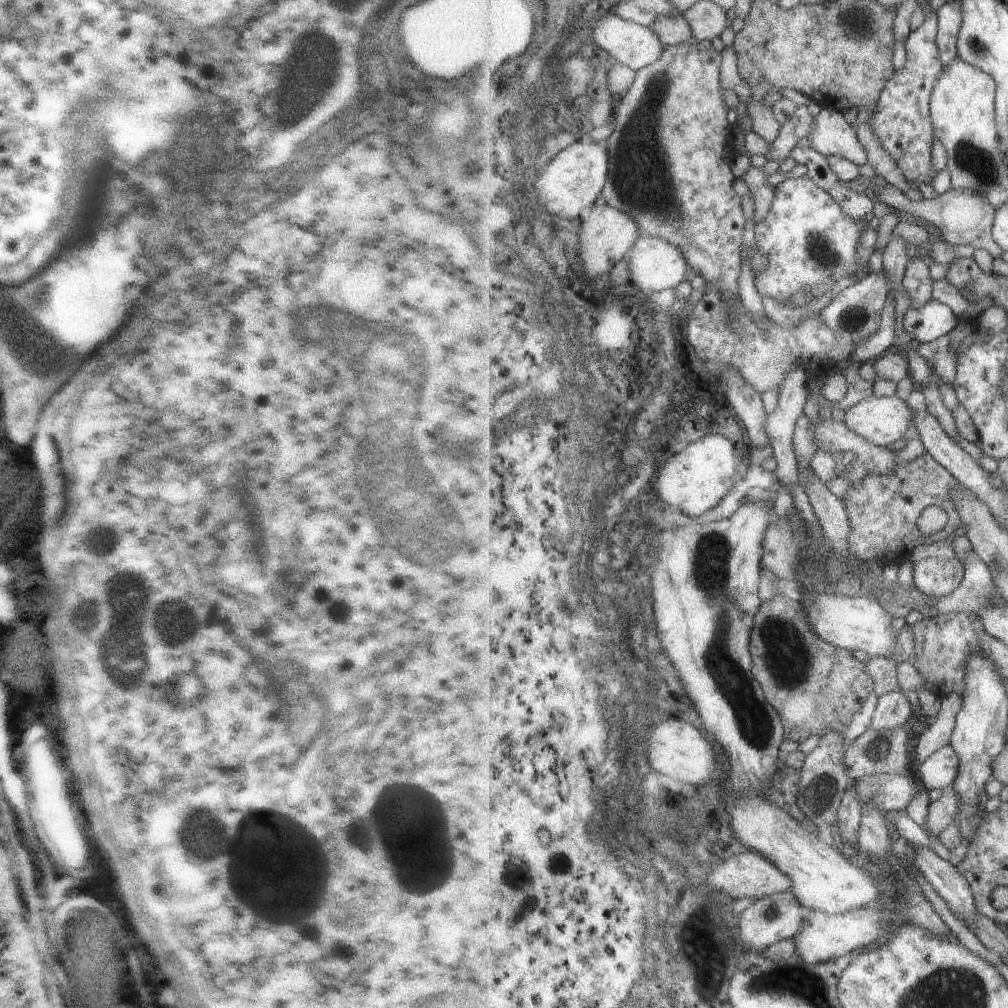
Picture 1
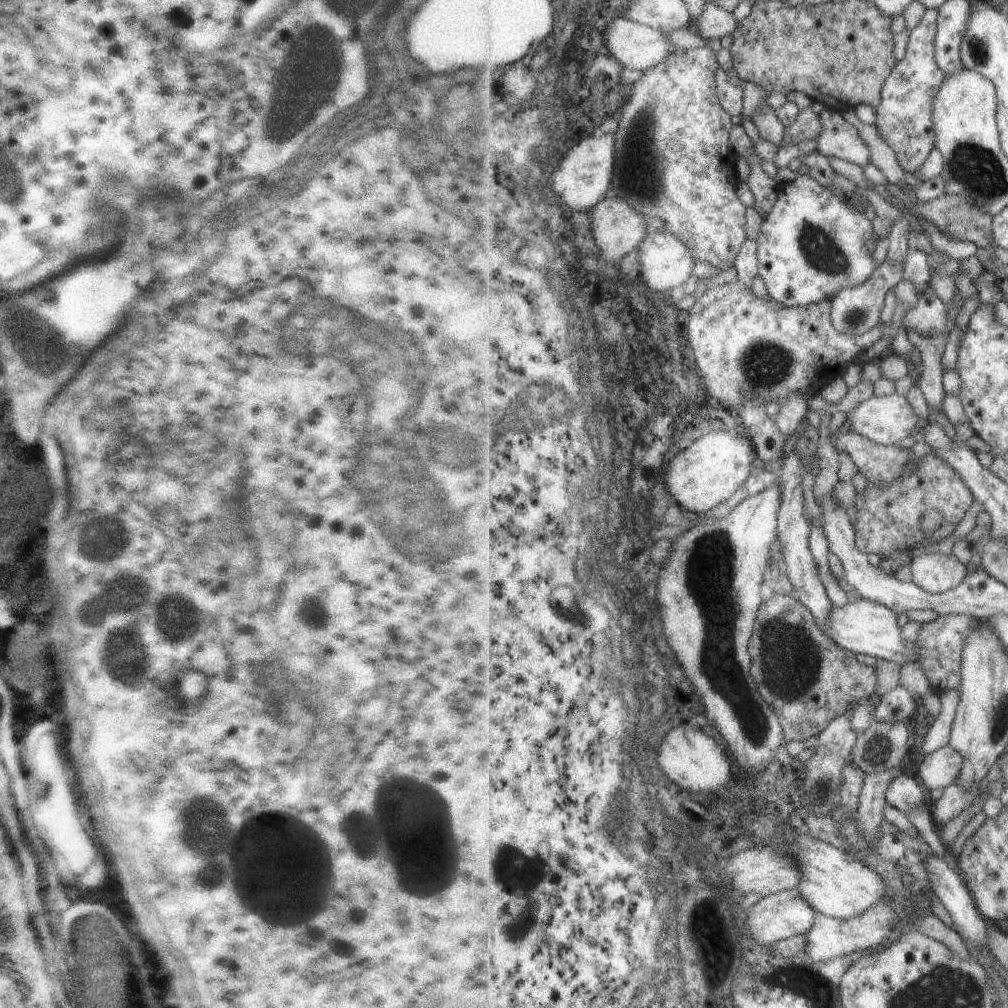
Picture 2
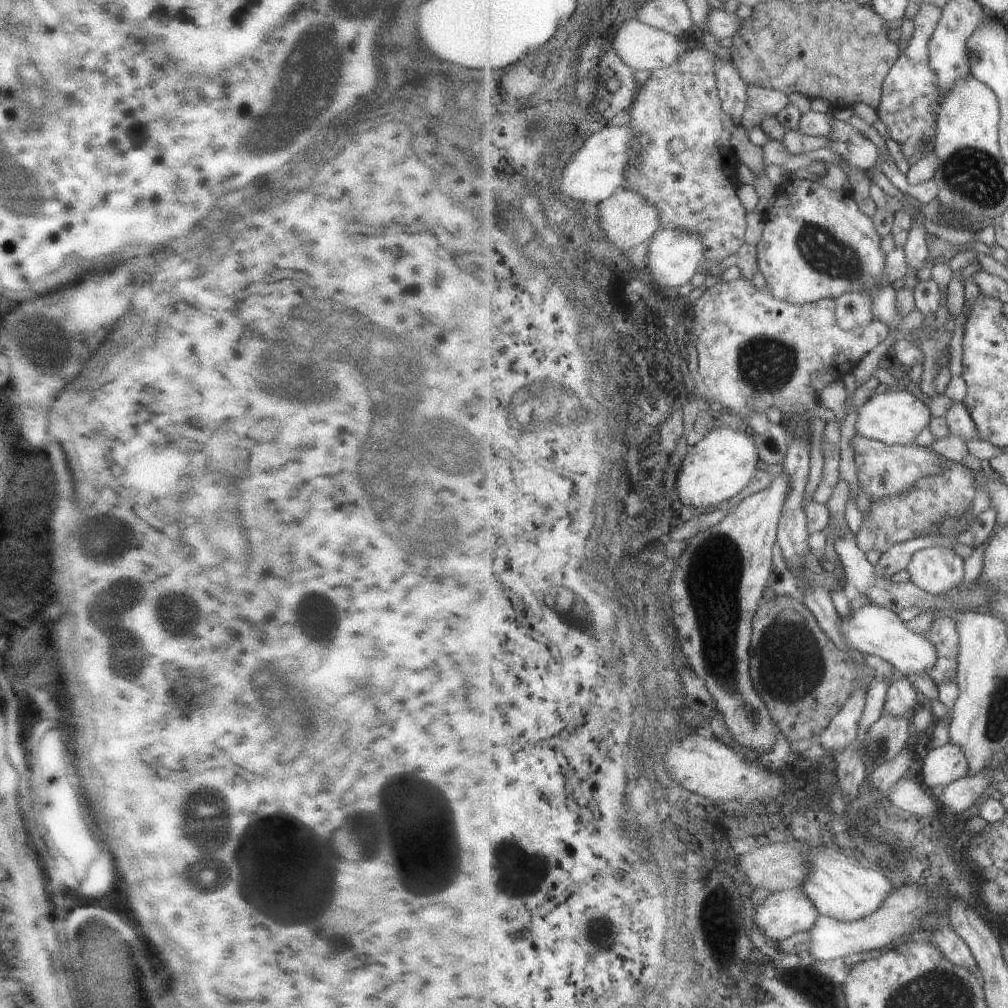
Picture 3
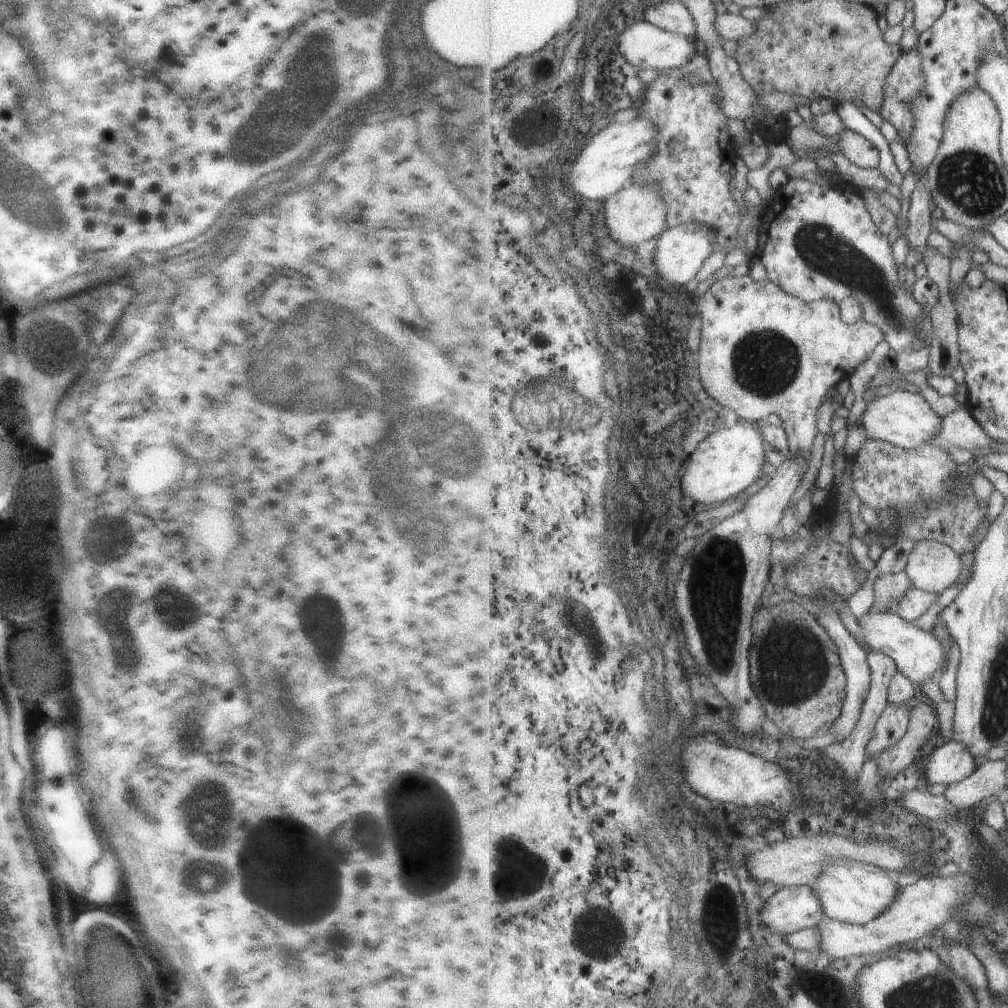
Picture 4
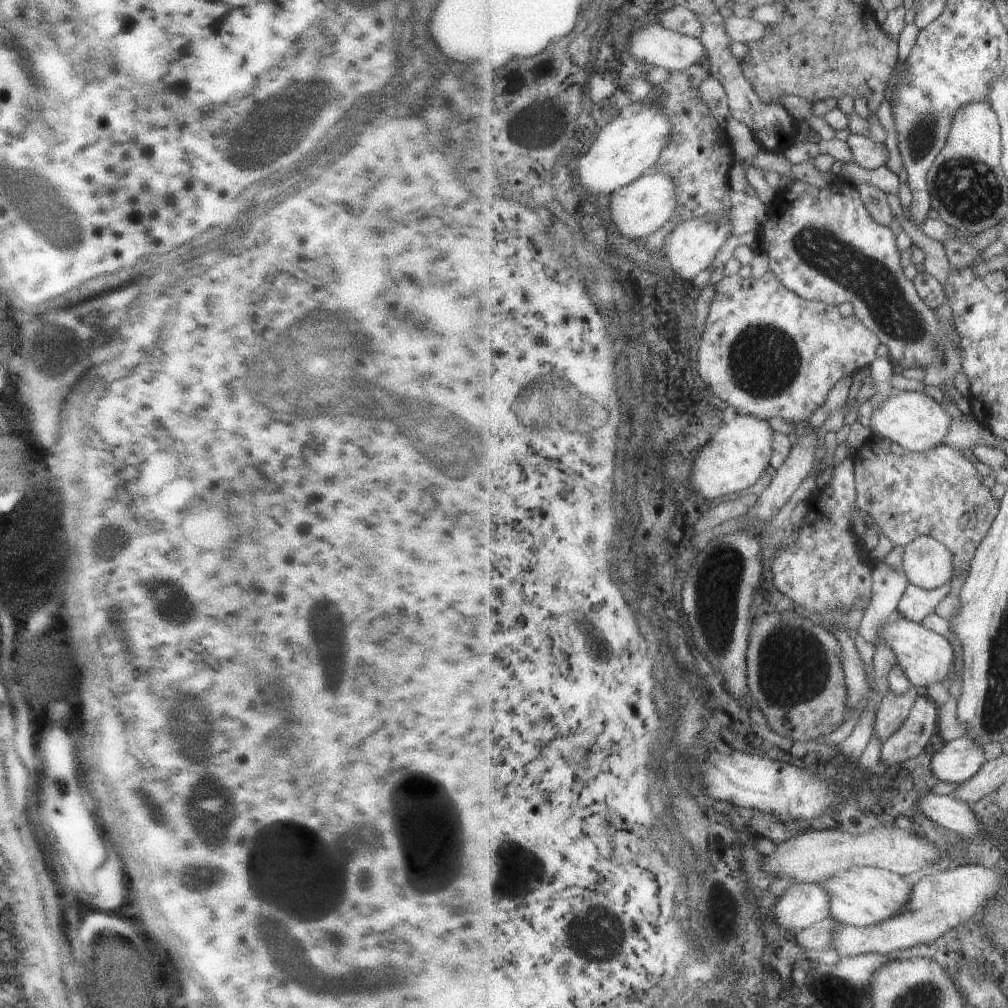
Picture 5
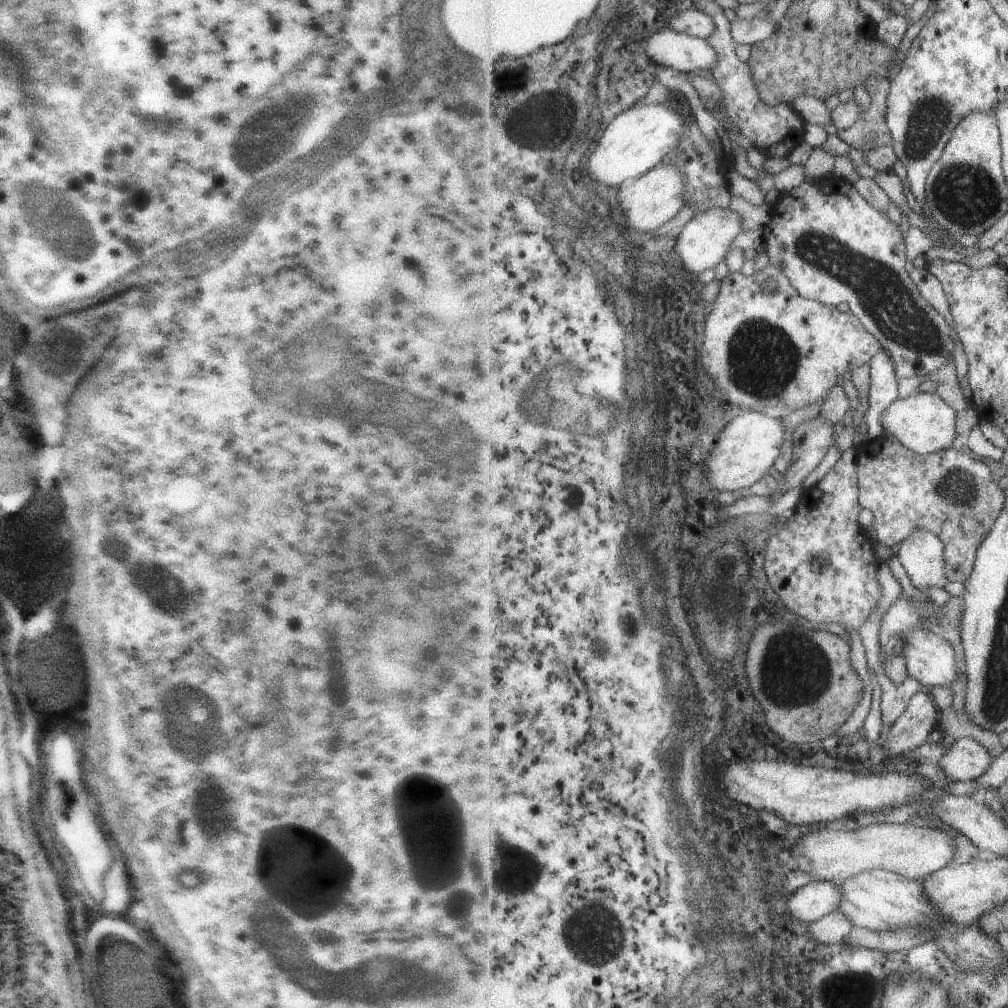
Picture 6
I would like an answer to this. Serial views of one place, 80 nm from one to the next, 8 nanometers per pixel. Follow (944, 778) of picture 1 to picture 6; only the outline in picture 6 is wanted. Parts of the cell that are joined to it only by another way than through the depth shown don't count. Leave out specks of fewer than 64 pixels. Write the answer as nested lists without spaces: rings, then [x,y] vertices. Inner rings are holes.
[[[964,737],[948,746],[947,754],[941,758],[941,768],[951,780],[976,782],[993,766],[993,762],[995,758],[987,748],[973,738]]]

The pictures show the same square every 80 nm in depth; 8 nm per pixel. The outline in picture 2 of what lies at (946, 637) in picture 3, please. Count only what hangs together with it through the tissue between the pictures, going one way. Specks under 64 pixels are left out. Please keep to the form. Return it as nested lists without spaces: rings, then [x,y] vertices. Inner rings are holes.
[[[939,615],[935,620],[923,623],[916,638],[920,659],[919,666],[925,671],[932,692],[941,695],[946,690],[962,686],[962,662],[968,637],[980,626],[980,619],[971,615]]]

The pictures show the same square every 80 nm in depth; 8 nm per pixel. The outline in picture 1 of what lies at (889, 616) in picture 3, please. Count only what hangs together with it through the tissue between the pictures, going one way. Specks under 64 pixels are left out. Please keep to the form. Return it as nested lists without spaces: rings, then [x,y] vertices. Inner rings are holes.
[[[836,591],[822,592],[812,599],[802,600],[806,613],[808,614],[808,624],[812,625],[814,631],[827,642],[836,647],[852,650],[853,652],[862,650],[868,652],[872,657],[887,656],[888,650],[893,648],[895,639],[891,634],[891,618],[887,610],[879,604],[877,598],[863,597],[861,594],[853,596],[844,592]]]

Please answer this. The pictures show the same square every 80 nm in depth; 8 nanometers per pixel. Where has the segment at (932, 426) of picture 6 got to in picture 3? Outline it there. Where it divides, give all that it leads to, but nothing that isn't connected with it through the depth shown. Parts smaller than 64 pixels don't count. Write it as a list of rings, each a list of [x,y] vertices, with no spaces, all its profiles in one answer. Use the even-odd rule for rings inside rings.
[[[893,390],[873,395],[859,410],[856,433],[888,445],[914,444],[916,436],[931,422],[931,410],[923,400],[907,390]]]

